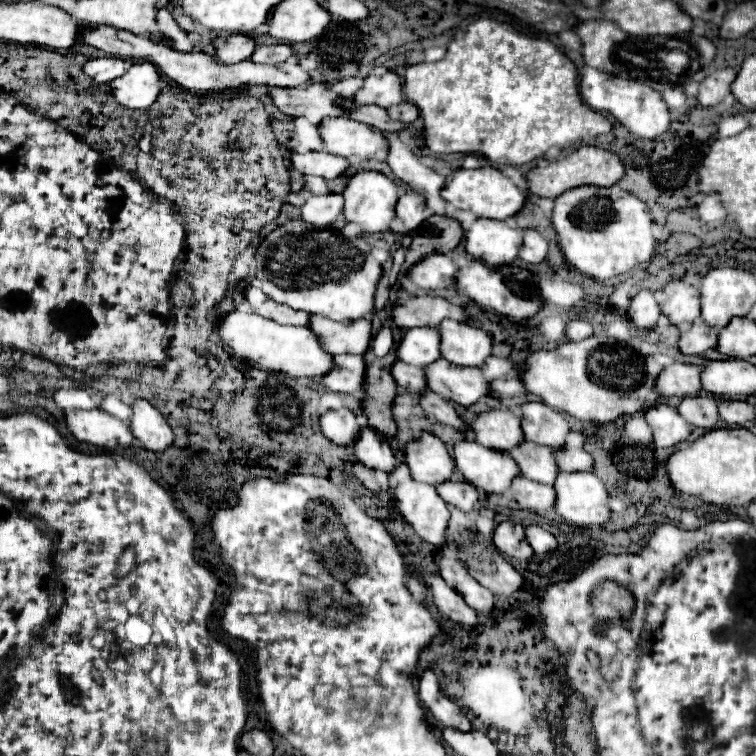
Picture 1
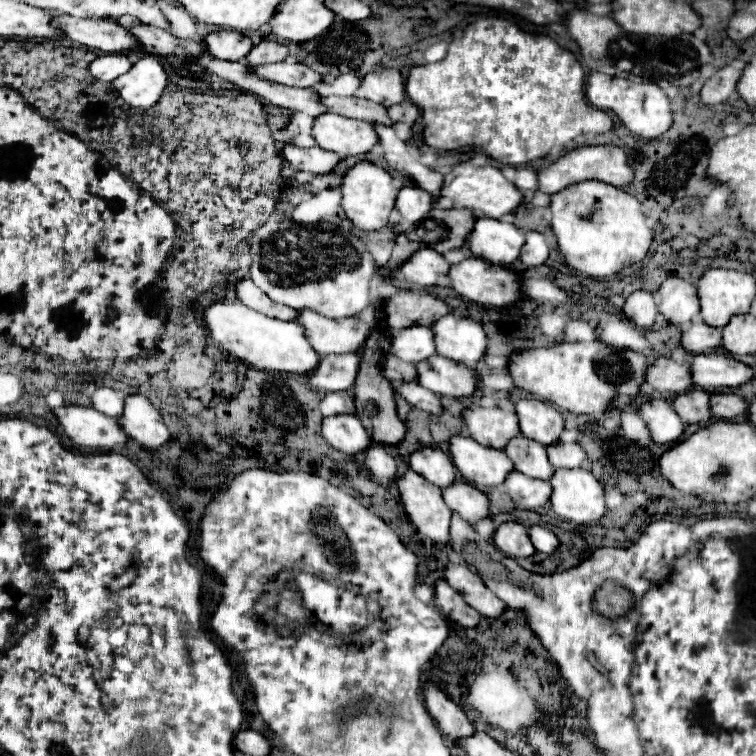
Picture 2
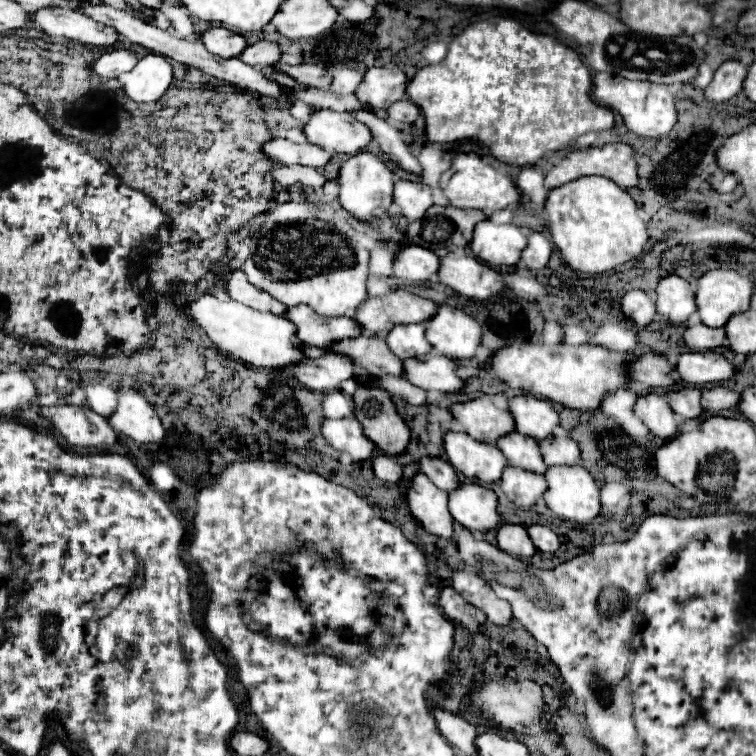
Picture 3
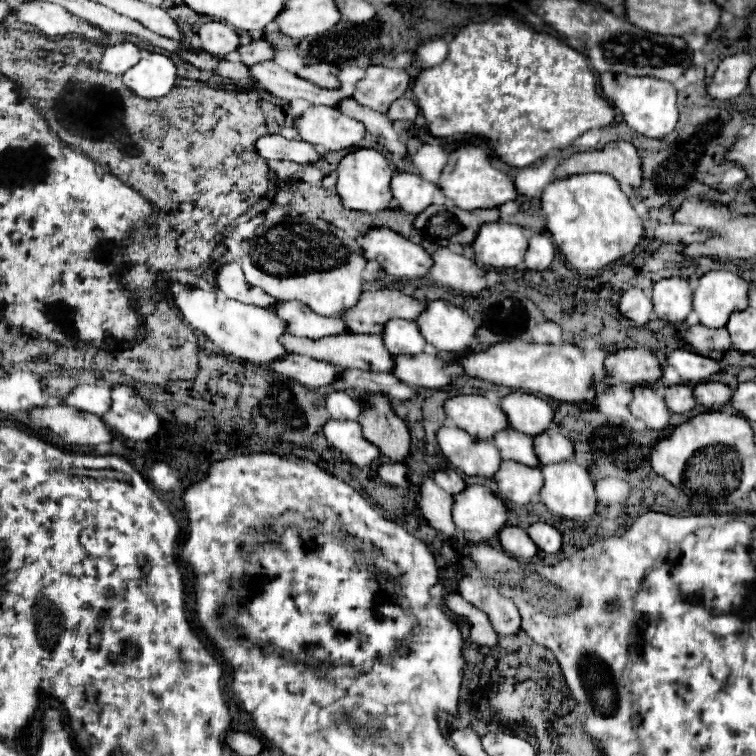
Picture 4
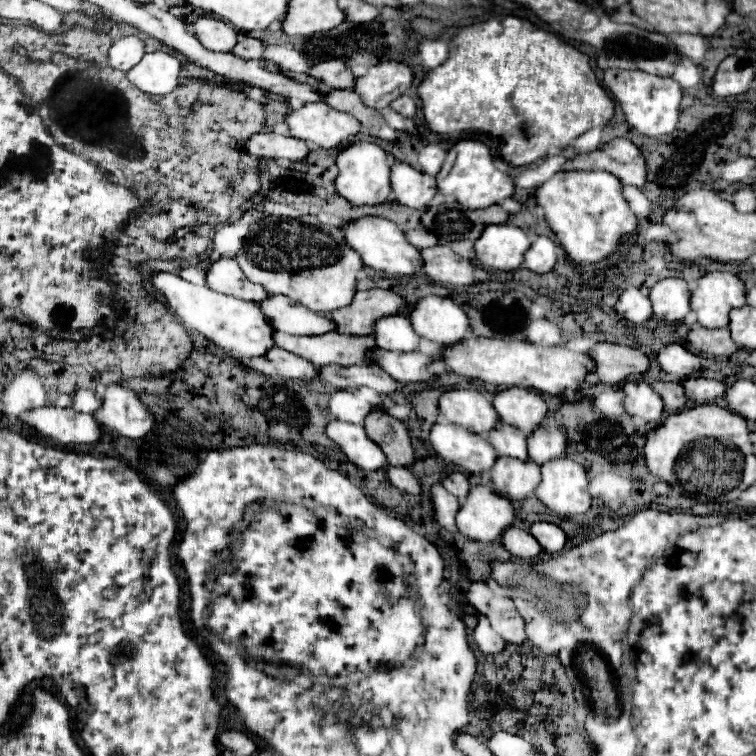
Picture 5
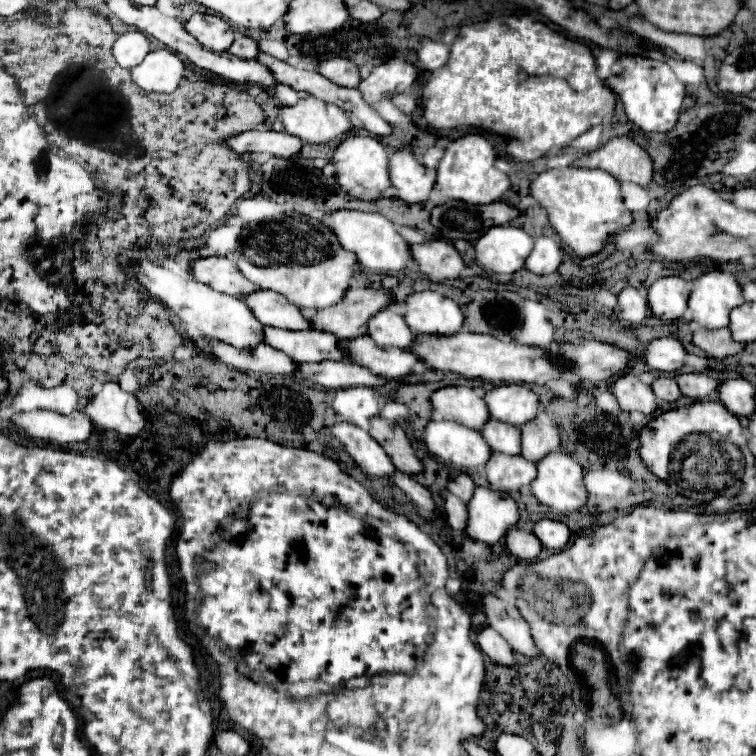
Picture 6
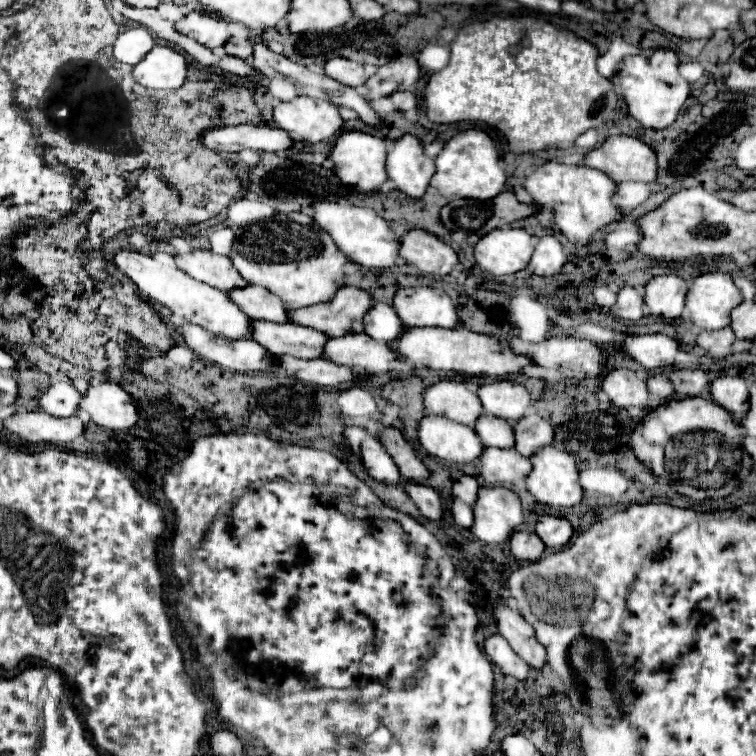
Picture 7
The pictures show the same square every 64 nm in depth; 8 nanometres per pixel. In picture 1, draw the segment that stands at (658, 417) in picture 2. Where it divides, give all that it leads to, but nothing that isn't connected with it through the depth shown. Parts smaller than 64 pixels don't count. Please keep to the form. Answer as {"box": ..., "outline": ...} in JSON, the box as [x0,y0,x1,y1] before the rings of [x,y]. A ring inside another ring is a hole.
{"box":[644,404,692,448],"outline":[[[666,404],[650,406],[644,412],[644,420],[652,428],[656,448],[676,446],[684,442],[692,432],[692,426],[688,426],[686,420],[672,406],[666,406]]]}

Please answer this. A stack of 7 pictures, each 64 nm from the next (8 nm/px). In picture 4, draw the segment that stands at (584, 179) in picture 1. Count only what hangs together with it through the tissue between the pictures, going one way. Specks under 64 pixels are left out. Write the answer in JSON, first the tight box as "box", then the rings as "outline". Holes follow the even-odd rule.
{"box":[554,140,642,186],"outline":[[[624,140],[608,142],[602,150],[578,152],[570,158],[562,160],[554,172],[554,178],[566,178],[572,174],[588,174],[588,172],[606,172],[614,176],[620,186],[642,184],[642,164],[638,150]]]}

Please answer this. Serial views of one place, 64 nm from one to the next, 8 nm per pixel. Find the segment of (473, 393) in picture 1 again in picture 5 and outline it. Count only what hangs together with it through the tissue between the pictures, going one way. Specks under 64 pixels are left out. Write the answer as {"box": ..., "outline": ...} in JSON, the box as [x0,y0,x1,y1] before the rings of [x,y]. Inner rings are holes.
{"box":[370,348,434,382],"outline":[[[372,348],[370,356],[374,364],[390,374],[396,382],[430,382],[434,374],[426,372],[424,366],[428,366],[432,360],[420,352],[384,352],[384,348]]]}

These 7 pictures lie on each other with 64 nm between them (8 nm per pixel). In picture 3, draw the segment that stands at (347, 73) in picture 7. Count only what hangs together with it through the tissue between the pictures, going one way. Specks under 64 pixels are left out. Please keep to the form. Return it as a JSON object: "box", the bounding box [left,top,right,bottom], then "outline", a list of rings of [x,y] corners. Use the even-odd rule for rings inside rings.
{"box":[282,64,332,88],"outline":[[[300,64],[300,66],[282,66],[282,70],[292,76],[296,82],[312,86],[312,88],[328,88],[332,84],[332,76],[326,68],[316,64]]]}

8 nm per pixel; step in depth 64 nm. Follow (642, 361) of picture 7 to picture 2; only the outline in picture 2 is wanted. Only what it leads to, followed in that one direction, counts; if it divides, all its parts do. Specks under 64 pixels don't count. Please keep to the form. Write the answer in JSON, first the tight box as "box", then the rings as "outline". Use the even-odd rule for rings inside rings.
{"box":[688,354,754,392],"outline":[[[724,354],[692,356],[688,366],[692,370],[692,384],[700,386],[706,392],[734,388],[754,378],[754,372],[746,364],[726,358]]]}

